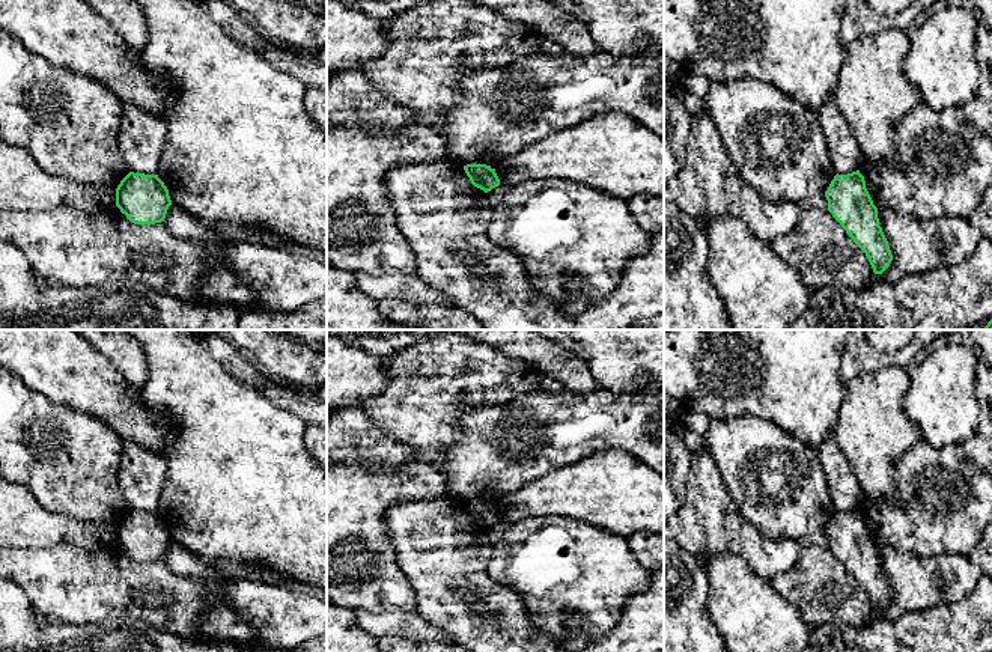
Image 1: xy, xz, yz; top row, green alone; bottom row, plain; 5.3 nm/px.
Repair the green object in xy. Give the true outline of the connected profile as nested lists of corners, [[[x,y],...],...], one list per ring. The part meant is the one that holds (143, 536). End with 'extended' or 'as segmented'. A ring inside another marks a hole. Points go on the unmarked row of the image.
[[[129,509],[116,526],[116,544],[134,562],[155,562],[172,542],[169,527],[158,512]]] | as segmented

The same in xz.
[[[467,501],[464,503],[467,513],[471,521],[485,530],[500,523],[500,516],[495,510],[495,506],[486,501]]] | as segmented

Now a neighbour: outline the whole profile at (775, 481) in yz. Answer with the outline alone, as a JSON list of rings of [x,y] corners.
[[[751,416],[711,420],[703,437],[741,515],[765,538],[801,542],[825,532],[837,510],[814,449],[777,425]]]

